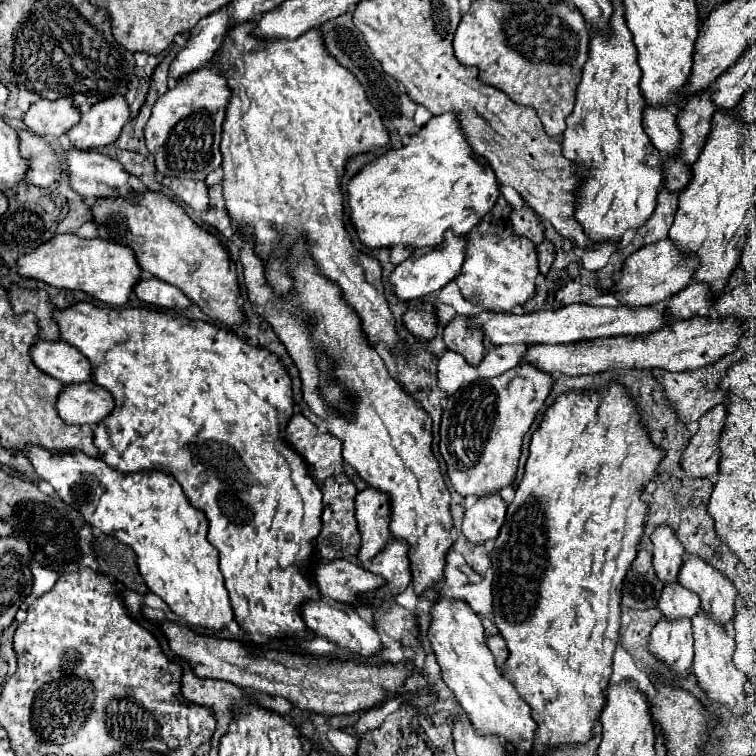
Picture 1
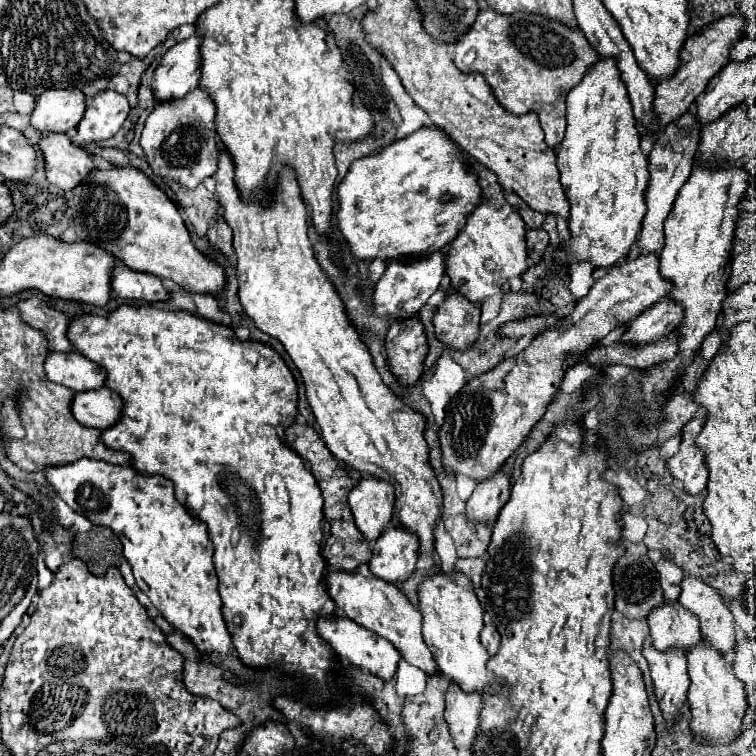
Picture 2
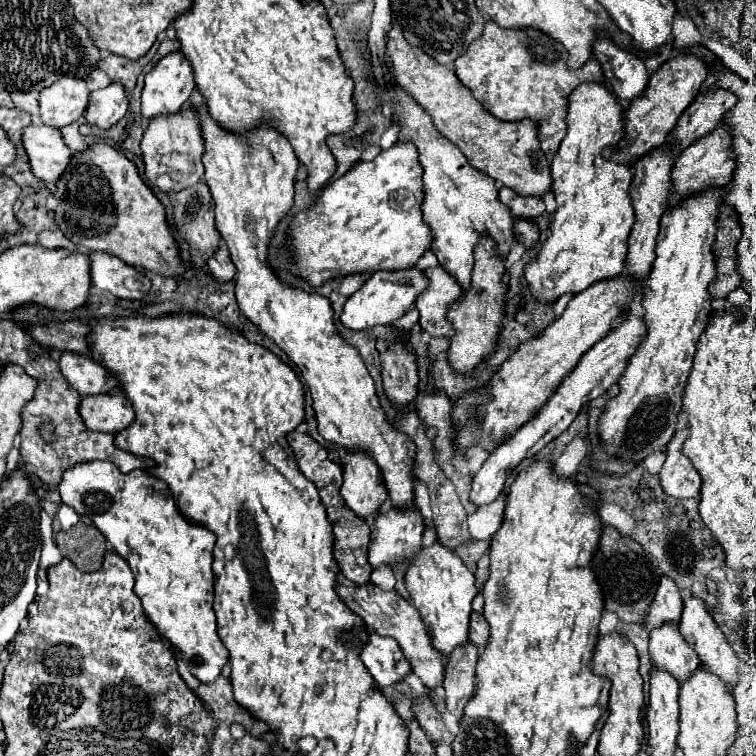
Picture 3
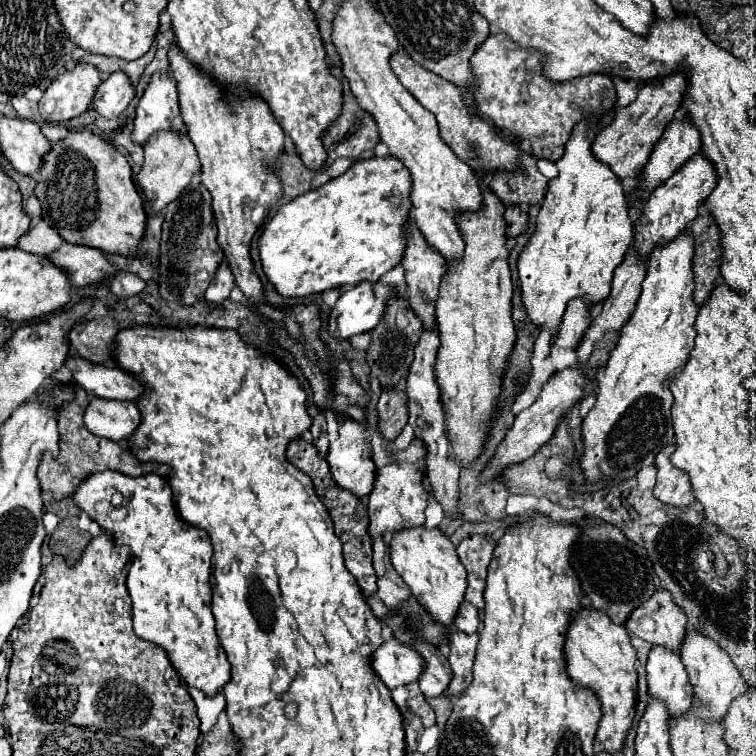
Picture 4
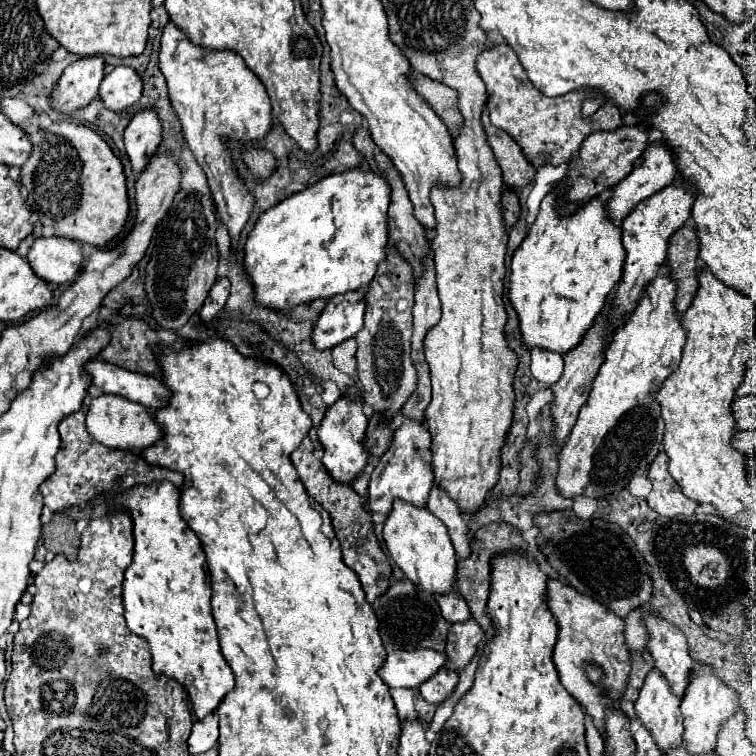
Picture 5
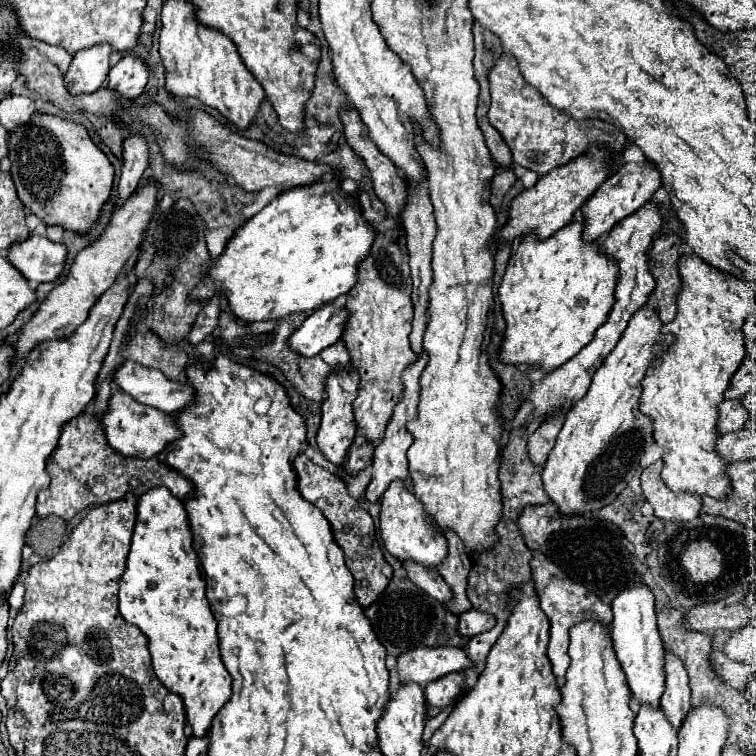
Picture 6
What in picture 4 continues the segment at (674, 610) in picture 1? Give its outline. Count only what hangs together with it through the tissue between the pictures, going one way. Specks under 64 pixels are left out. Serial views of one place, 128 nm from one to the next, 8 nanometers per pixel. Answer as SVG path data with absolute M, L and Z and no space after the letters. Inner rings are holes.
M652 646L646 672L648 692L664 700L672 718L688 712L692 704L692 684L678 652L666 646Z

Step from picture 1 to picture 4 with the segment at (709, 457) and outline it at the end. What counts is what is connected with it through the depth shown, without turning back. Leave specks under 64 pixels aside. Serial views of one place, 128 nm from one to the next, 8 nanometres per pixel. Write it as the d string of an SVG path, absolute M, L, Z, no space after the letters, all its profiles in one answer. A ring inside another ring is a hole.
M668 444L662 448L662 452L656 456L658 466L658 482L654 486L654 496L670 506L690 506L694 502L692 484L686 472L676 468L670 460L674 452L674 444Z

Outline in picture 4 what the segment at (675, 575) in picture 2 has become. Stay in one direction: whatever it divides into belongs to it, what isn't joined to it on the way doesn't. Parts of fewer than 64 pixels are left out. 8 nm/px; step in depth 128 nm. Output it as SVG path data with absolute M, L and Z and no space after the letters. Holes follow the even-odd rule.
M658 588L642 608L636 608L626 622L626 628L650 644L662 644L680 650L680 640L686 634L686 614L676 606L668 590Z

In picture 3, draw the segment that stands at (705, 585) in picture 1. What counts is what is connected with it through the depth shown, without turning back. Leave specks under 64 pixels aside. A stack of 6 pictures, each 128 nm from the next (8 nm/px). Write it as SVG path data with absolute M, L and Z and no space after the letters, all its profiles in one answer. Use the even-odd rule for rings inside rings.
M692 594L684 596L684 612L682 612L682 620L680 620L680 632L684 632L684 636L688 636L690 644L694 644L694 648L700 656L700 664L704 668L708 668L712 674L718 674L726 684L736 684L736 680L740 678L740 674L738 674L740 660L734 654L730 642L724 638L724 632L720 630L718 622L712 618L704 600L700 600Z

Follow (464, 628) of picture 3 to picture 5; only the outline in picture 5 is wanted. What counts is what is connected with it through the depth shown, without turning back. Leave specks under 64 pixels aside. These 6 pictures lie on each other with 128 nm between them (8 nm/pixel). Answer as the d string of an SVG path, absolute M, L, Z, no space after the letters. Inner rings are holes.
M396 500L394 512L384 524L384 540L394 564L406 574L420 592L432 596L450 594L456 584L456 552L444 524L426 508L416 508ZM452 592L452 596L444 596L444 600L438 600L438 604L440 604L442 616L452 624L466 622L472 618L468 604L464 602L464 598L458 592Z

